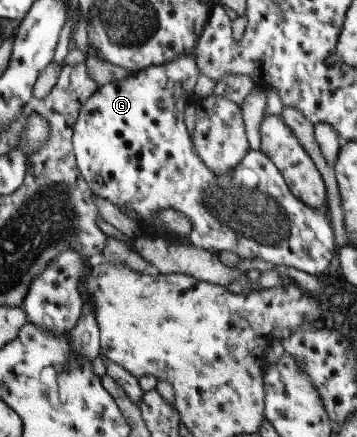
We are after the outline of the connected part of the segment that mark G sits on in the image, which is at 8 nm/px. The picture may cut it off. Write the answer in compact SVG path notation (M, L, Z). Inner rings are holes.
M181 53L169 62L146 66L121 78L121 80L99 85L93 91L93 94L90 94L89 98L85 99L72 126L72 151L74 152L74 159L76 160L77 170L80 176L84 178L84 181L89 185L89 188L95 195L109 200L113 205L117 205L118 208L121 205L126 205L129 210L135 212L136 217L139 217L143 222L147 222L148 226L151 226L153 229L157 227L160 230L159 234L162 236L172 238L173 240L186 237L195 248L212 248L215 252L228 250L234 252L241 258L255 257L259 258L259 260L270 262L275 266L289 266L289 268L295 268L295 270L300 270L307 274L323 273L327 266L329 266L331 256L333 256L333 230L329 223L328 203L327 209L325 207L314 209L313 207L301 204L297 199L287 195L283 180L279 177L276 166L273 166L269 158L259 150L249 149L231 171L225 171L221 175L215 175L213 171L207 169L207 166L205 166L196 155L192 147L190 136L187 133L187 128L183 125L183 106L185 106L187 96L191 94L199 74L200 70L197 68L195 54ZM159 209L173 209L182 212L184 216L188 218L188 221L191 221L191 232L189 232L189 234L174 234L174 232L170 232L170 230L164 230L164 226L156 220L156 212Z

